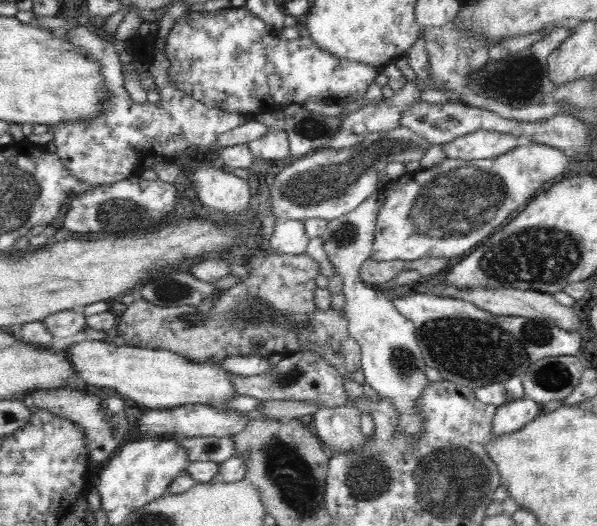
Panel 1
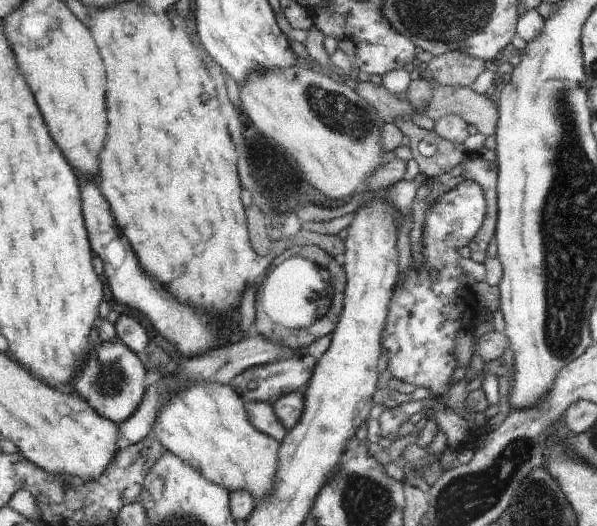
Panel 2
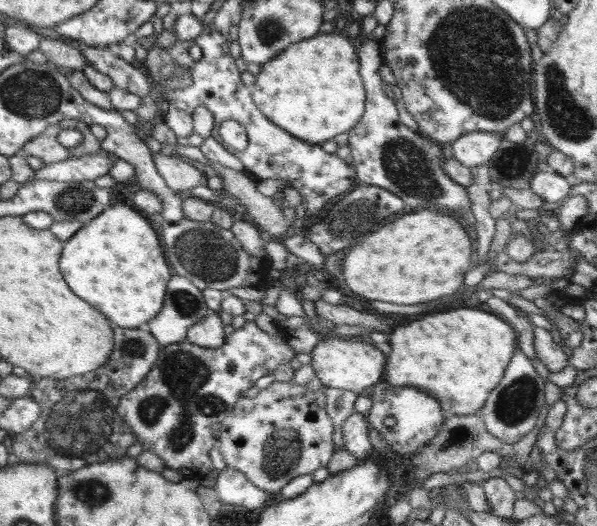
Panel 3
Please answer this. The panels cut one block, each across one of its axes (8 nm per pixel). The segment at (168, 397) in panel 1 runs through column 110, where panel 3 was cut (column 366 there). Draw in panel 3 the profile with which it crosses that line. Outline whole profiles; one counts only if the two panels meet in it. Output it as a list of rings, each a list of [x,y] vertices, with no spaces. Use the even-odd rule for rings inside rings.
[[[322,336],[313,348],[311,356],[315,374],[327,388],[350,390],[359,396],[369,392],[373,385],[384,379],[386,350],[368,339],[353,342],[336,336]]]

